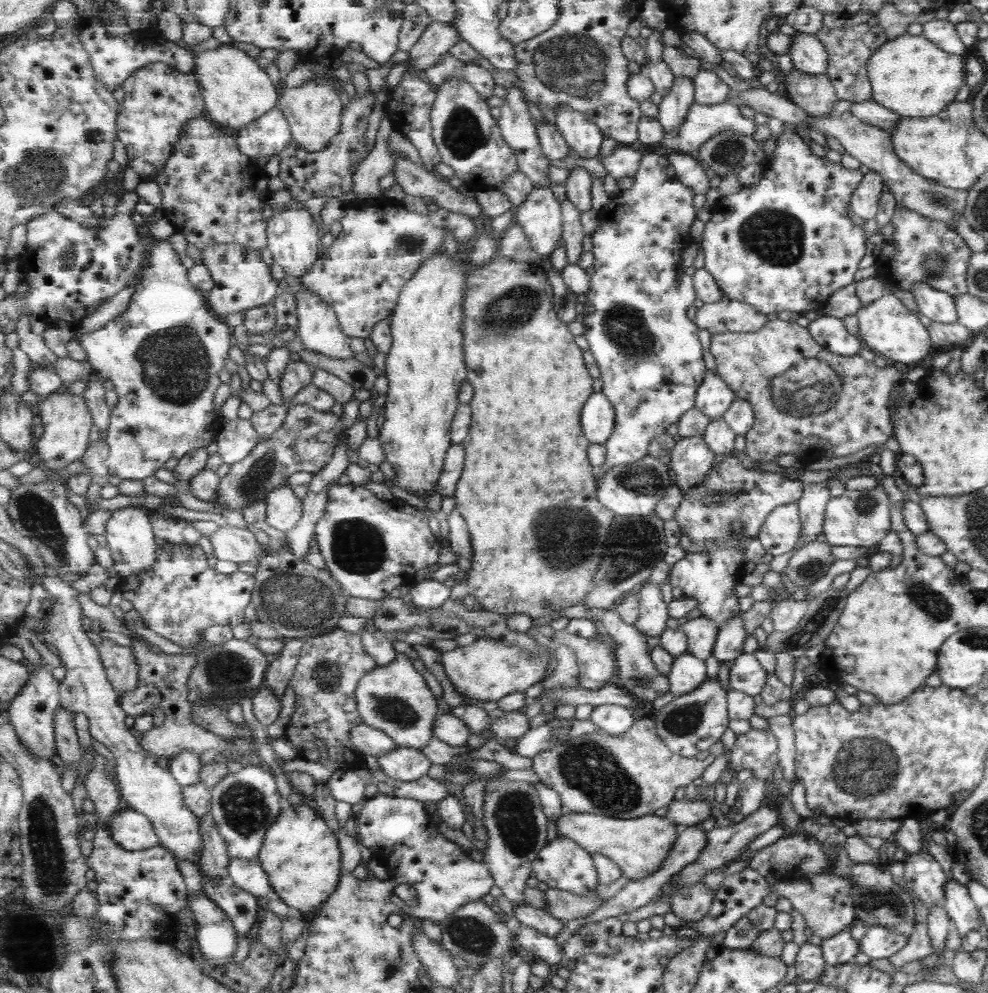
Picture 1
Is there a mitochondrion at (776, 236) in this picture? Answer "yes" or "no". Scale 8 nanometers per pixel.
yes

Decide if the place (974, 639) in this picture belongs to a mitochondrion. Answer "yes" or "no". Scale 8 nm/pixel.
yes

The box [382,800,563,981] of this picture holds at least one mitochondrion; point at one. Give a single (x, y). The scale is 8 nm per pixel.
(470, 934)

